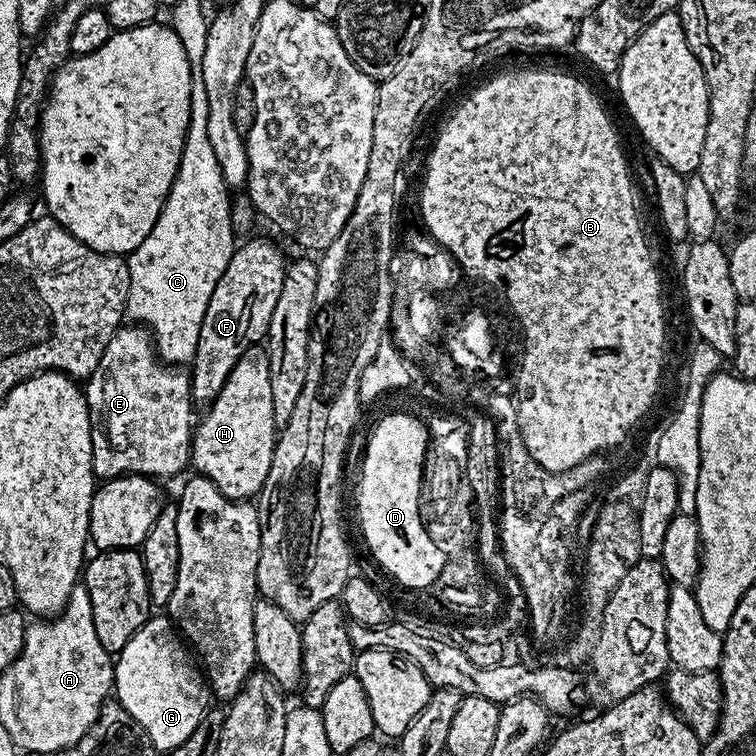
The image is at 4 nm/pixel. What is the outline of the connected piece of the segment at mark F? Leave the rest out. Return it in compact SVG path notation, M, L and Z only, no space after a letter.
M248 240L239 245L232 253L230 262L214 294L210 294L210 306L202 317L202 330L198 330L198 350L190 365L192 402L196 406L207 406L226 386L230 370L246 354L246 350L257 347L267 337L270 314L282 294L286 259L268 240Z

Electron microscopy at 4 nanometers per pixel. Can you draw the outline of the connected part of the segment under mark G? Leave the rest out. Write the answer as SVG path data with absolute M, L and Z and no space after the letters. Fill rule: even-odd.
M161 614L149 618L114 660L115 699L132 715L134 722L146 730L150 742L160 754L182 746L182 742L194 734L209 707L210 692L205 677L191 655L193 653L178 635L173 621Z

